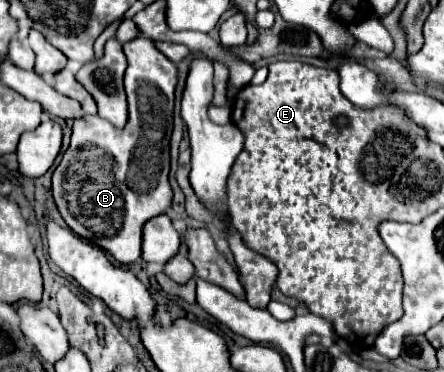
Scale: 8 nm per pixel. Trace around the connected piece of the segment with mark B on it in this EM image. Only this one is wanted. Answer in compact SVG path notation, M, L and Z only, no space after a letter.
M138 36L124 44L128 68L124 74L124 86L128 94L128 124L124 130L116 130L110 122L98 116L84 116L74 120L72 142L64 152L60 164L52 174L52 196L68 228L88 242L94 242L106 250L118 264L132 264L140 258L142 250L142 226L146 220L162 214L172 200L168 182L168 142L172 134L172 110L174 110L174 88L178 82L176 64L172 64L162 52L156 50L154 42Z

